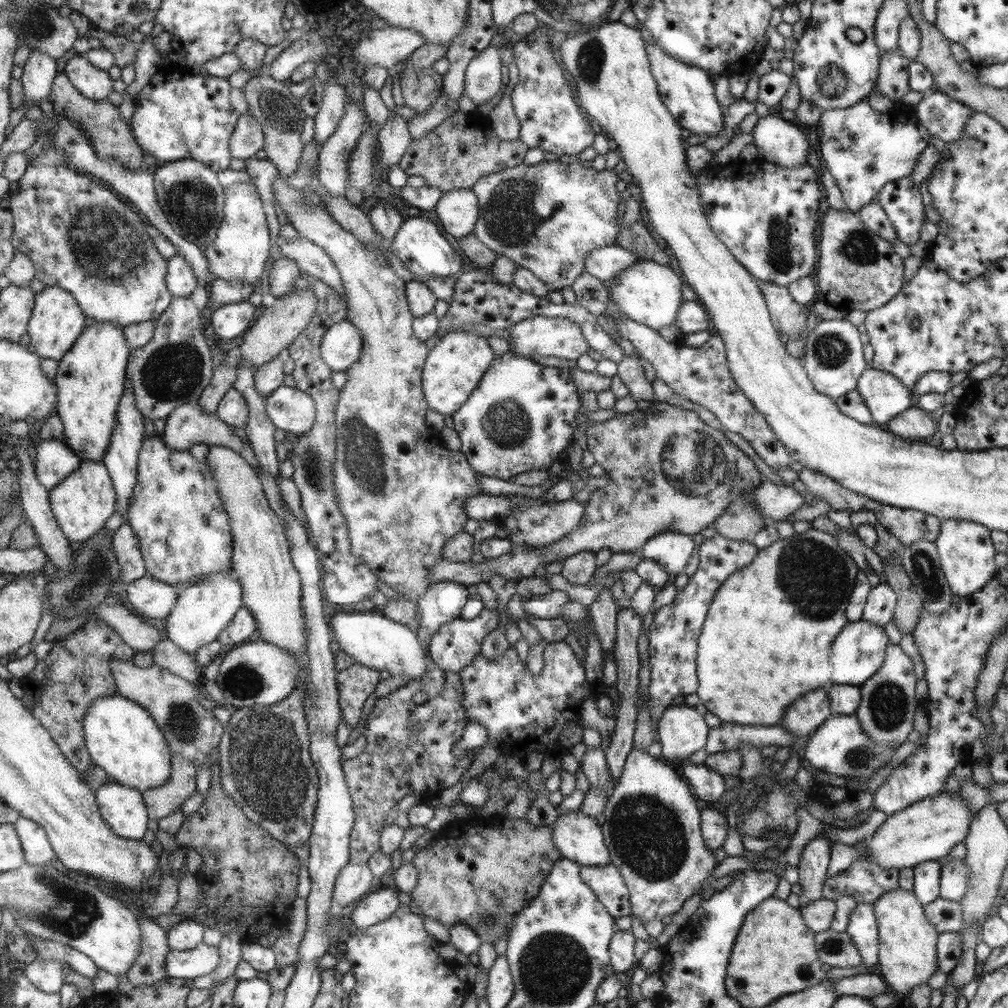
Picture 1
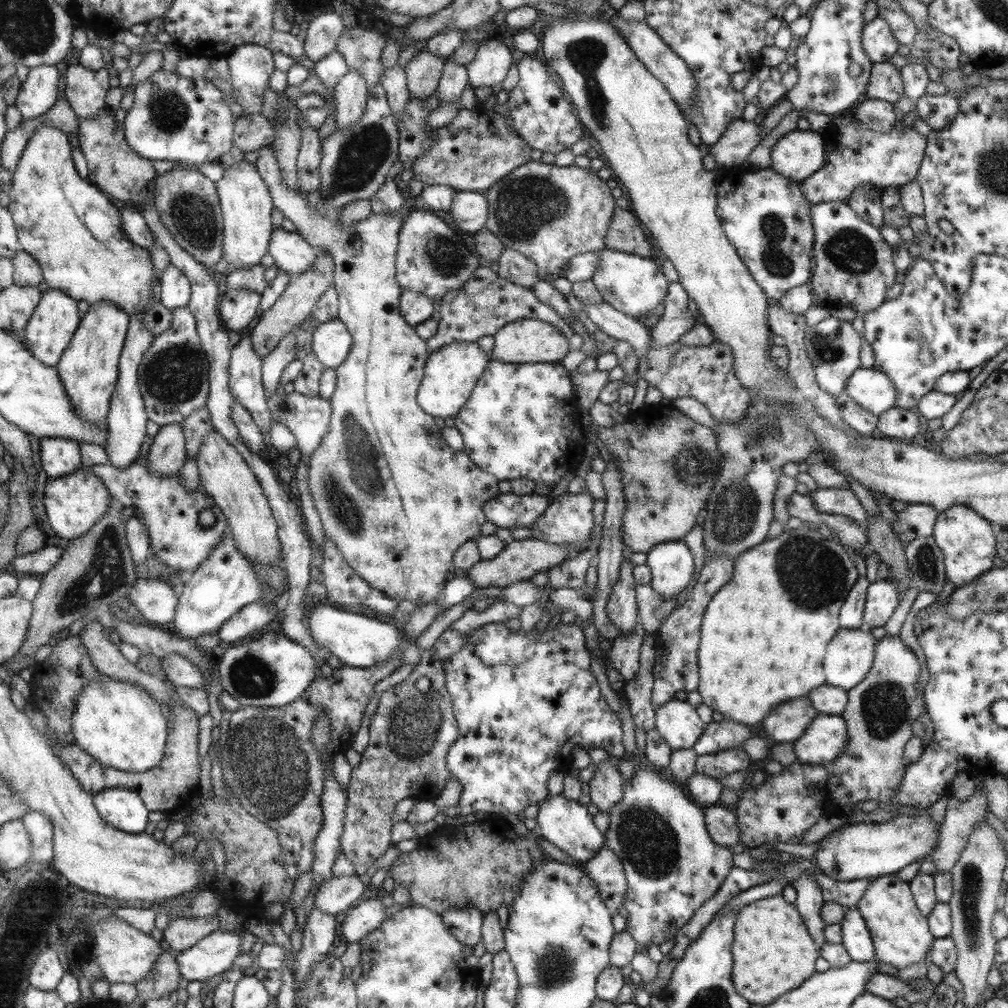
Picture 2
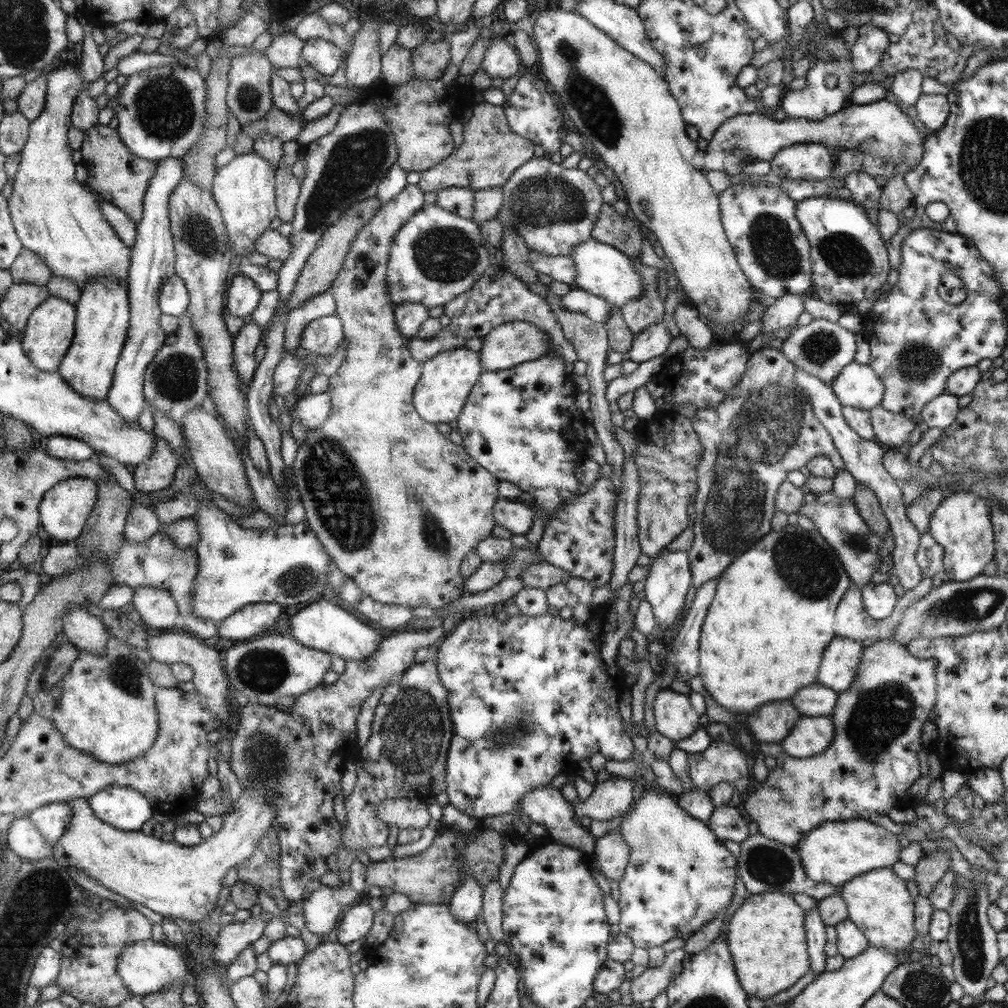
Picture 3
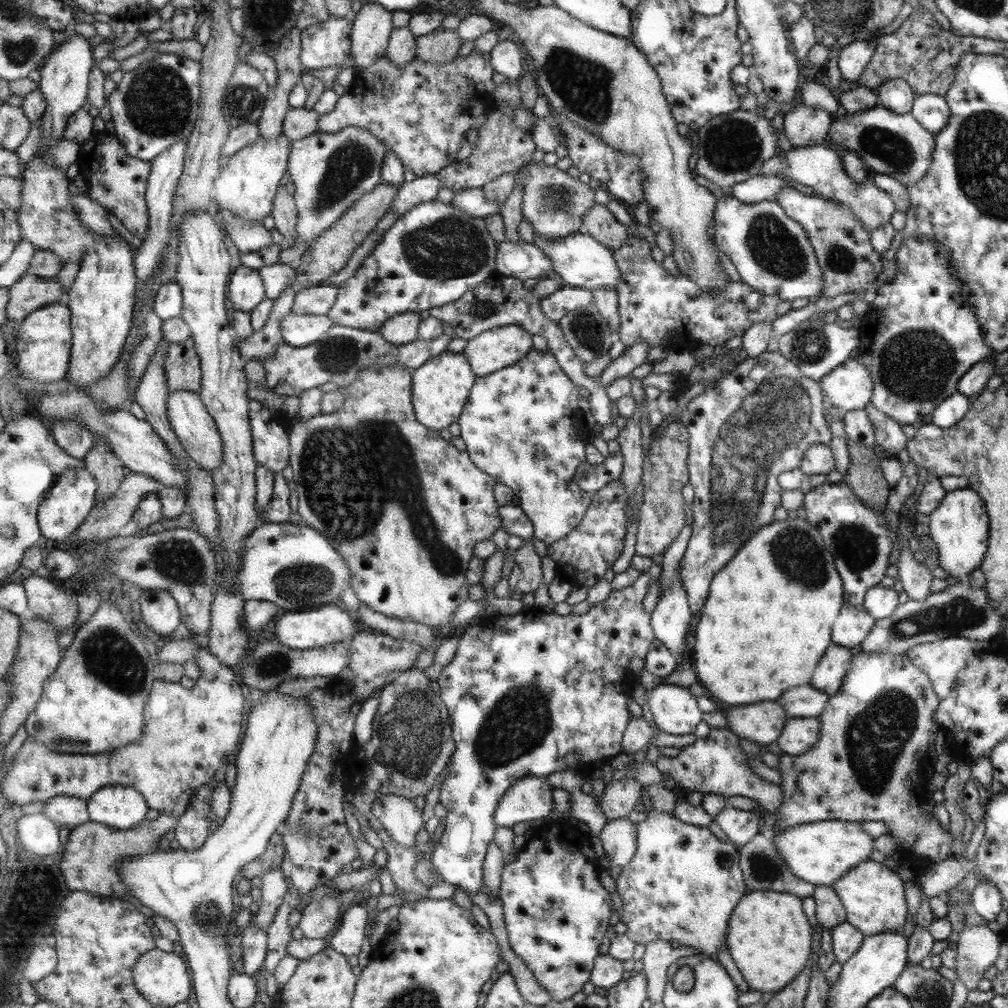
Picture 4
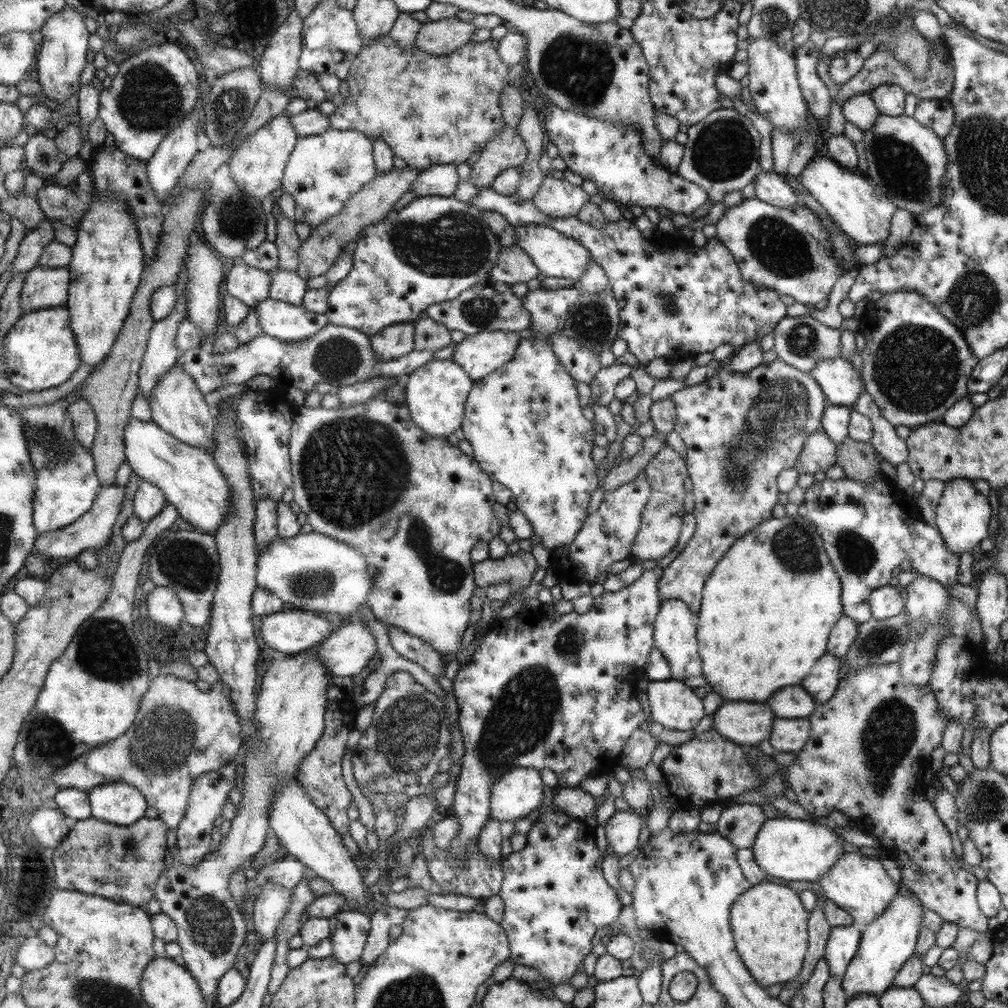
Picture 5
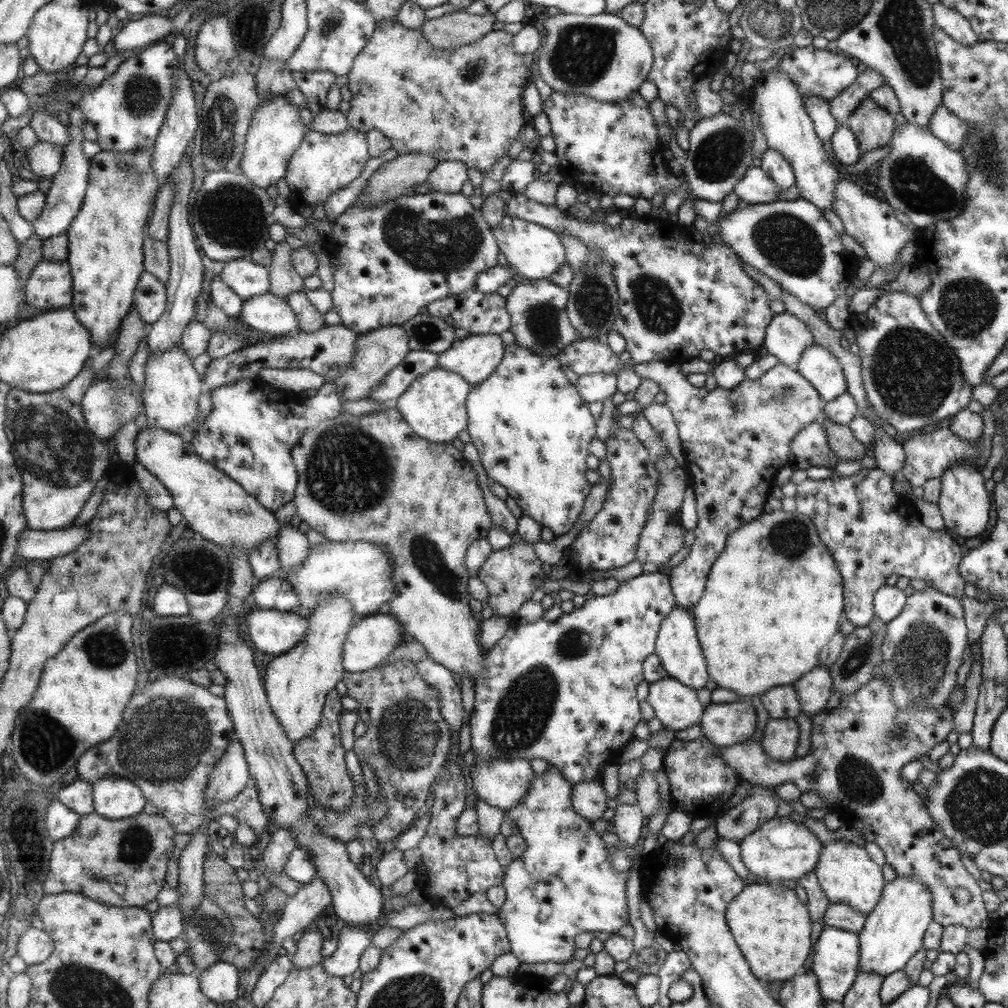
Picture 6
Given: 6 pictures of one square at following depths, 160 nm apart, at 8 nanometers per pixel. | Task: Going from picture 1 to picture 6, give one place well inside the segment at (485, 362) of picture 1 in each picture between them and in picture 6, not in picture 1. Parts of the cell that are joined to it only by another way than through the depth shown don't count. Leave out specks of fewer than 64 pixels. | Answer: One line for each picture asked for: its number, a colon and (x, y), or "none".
2: (451, 373)
3: (447, 379)
4: (441, 387)
5: (436, 392)
6: (434, 405)

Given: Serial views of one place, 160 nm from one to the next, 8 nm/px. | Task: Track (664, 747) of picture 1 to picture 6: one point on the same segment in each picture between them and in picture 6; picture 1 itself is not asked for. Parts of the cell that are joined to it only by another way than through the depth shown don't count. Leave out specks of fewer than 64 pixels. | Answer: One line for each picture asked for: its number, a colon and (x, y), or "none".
2: (676, 723)
3: (674, 718)
4: (674, 710)
5: (673, 705)
6: (676, 707)

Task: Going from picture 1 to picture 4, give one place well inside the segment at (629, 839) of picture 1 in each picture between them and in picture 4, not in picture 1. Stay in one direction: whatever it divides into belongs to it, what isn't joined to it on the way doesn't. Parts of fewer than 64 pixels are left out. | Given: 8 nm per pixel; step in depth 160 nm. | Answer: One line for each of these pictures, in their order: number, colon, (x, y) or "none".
2: (672, 866)
3: (679, 876)
4: (682, 884)

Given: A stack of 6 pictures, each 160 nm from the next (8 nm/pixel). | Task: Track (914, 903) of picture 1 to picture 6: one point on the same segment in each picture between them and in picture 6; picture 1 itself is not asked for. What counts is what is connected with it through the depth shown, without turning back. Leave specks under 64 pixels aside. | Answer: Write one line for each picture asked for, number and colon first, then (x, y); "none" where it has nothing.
2: (900, 935)
3: (877, 902)
4: (872, 896)
5: (857, 884)
6: (843, 870)

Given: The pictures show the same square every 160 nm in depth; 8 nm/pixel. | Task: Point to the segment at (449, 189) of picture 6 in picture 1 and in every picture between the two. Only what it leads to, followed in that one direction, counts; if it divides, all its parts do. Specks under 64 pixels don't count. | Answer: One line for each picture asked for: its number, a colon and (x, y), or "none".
1: (402, 492)
2: (398, 503)
3: (400, 529)
4: (425, 189)
5: (441, 180)

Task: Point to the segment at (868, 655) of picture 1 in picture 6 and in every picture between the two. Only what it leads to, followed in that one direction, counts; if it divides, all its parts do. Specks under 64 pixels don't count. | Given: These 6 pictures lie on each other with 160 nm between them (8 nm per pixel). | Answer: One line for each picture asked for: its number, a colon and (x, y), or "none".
2: (849, 656)
3: (841, 658)
4: (828, 676)
5: (822, 684)
6: (813, 689)

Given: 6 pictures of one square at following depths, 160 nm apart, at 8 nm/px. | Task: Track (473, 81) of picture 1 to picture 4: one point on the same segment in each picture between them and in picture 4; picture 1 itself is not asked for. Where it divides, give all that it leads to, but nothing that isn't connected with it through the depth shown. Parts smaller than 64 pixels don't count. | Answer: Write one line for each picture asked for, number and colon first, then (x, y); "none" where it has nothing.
2: (492, 60)
3: (500, 60)
4: (505, 56)

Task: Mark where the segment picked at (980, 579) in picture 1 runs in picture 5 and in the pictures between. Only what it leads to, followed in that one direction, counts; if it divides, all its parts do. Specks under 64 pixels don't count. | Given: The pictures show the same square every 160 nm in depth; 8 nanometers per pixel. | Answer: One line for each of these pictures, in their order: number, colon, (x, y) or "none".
2: (964, 537)
3: (960, 524)
4: (958, 526)
5: (962, 514)

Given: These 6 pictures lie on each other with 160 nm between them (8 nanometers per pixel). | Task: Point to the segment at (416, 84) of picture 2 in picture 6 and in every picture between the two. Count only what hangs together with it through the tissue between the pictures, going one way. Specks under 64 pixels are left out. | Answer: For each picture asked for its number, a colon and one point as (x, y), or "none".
3: (430, 59)
4: (441, 45)
5: (441, 37)
6: (455, 29)

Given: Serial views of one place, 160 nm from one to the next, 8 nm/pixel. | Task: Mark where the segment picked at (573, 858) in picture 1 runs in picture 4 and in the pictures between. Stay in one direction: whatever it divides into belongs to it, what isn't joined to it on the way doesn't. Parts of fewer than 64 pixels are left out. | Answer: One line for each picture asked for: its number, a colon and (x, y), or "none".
2: (566, 824)
3: (545, 805)
4: (530, 798)

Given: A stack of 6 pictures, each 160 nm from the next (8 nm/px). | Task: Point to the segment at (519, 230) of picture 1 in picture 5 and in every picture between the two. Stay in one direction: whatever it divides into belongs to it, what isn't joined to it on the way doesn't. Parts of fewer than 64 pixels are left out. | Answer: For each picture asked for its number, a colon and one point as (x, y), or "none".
2: (549, 214)
3: (552, 210)
4: (553, 203)
5: (555, 198)

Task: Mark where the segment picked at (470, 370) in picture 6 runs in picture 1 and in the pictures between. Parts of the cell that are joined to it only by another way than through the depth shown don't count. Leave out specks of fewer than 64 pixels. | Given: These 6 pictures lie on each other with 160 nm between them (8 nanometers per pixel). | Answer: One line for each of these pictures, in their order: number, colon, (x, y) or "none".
1: (537, 336)
2: (526, 340)
3: (509, 344)
4: (499, 347)
5: (479, 354)

